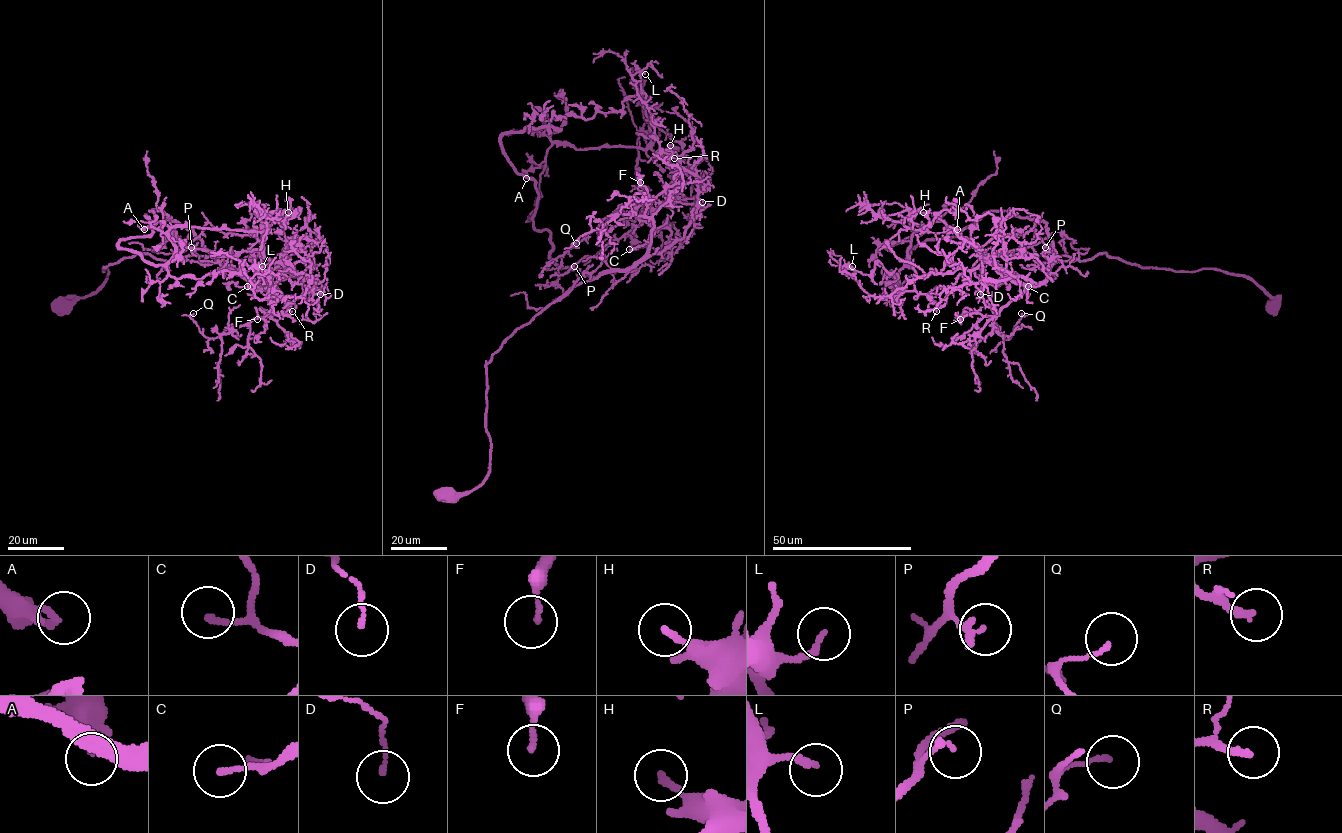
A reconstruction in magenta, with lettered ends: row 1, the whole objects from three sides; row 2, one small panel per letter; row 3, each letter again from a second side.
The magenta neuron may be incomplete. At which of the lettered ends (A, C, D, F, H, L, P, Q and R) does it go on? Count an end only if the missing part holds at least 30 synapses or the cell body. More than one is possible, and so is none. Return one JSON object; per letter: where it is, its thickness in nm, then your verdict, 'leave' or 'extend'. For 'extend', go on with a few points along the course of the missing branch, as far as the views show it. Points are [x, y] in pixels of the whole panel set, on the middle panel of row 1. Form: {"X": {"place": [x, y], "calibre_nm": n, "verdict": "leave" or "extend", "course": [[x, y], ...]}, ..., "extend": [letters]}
{"A": {"place": [526, 178], "calibre_nm": 280, "verdict": "leave"}, "C": {"place": [629, 249], "calibre_nm": 160, "verdict": "leave"}, "D": {"place": [702, 202], "calibre_nm": 110, "verdict": "leave"}, "F": {"place": [640, 182], "calibre_nm": 140, "verdict": "leave"}, "H": {"place": [670, 145], "calibre_nm": 180, "verdict": "leave"}, "L": {"place": [645, 74], "calibre_nm": 170, "verdict": "leave"}, "P": {"place": [574, 266], "calibre_nm": 200, "verdict": "leave"}, "Q": {"place": [576, 243], "calibre_nm": 120, "verdict": "leave"}, "R": {"place": [674, 158], "calibre_nm": 200, "verdict": "extend", "course": [[674, 158], [679, 159], [691, 145], [686, 142], [683, 133]]}, "extend": ["R"]}

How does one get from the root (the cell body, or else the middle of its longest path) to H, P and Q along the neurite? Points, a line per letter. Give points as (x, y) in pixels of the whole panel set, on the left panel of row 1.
H: (61, 308), (137, 253), (210, 256), (265, 284), (255, 213), (268, 229), (288, 212)
P: (61, 308), (137, 253), (210, 256), (269, 281), (252, 234), (208, 222), (191, 247)
Q: (61, 308), (137, 253), (210, 256), (263, 285), (271, 305), (216, 338), (193, 313)

